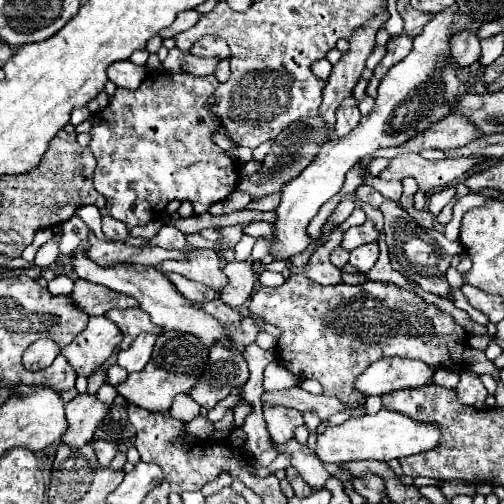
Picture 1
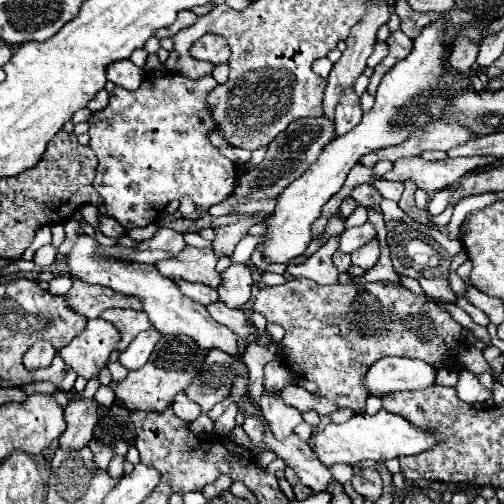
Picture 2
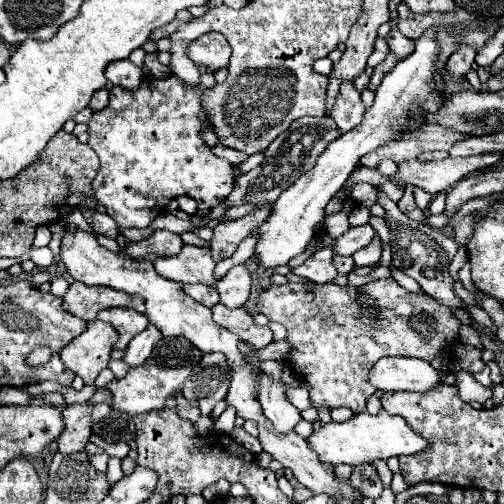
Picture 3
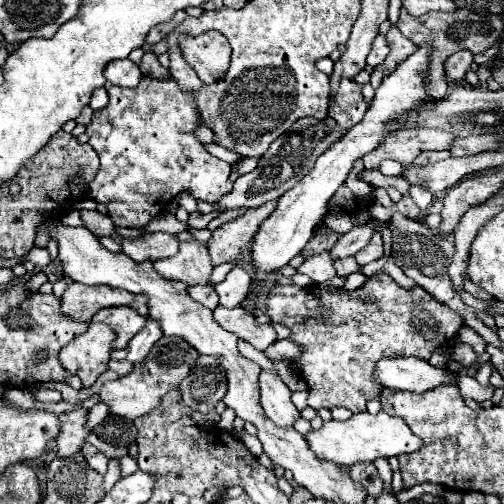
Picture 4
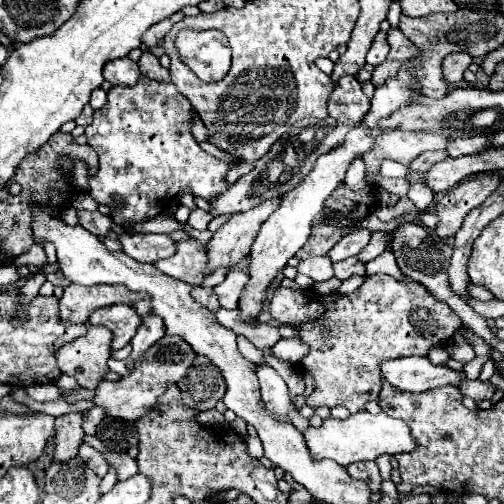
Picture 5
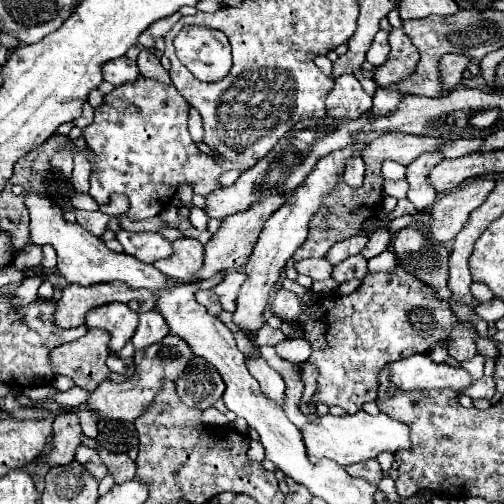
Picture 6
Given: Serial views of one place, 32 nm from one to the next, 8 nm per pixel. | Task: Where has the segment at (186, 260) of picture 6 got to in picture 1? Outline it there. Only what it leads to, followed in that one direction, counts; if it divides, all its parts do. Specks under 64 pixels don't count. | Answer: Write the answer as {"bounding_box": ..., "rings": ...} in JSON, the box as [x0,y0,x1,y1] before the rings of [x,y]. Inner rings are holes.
{"bounding_box":[160,250,226,292],"rings":[[[196,250],[188,260],[168,260],[168,264],[160,264],[160,272],[176,272],[180,276],[186,276],[188,280],[196,280],[206,284],[208,288],[214,288],[216,292],[226,286],[226,276],[220,270],[220,258],[214,250]]]}

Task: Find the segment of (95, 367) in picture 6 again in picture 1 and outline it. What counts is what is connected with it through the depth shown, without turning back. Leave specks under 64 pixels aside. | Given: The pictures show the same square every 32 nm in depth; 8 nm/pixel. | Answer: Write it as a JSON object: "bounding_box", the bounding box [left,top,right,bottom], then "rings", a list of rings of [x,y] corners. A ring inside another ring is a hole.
{"bounding_box":[60,316,122,376],"rings":[[[104,316],[90,318],[84,332],[80,332],[60,354],[68,360],[68,364],[80,376],[94,374],[114,352],[118,352],[118,344],[122,342],[120,328]]]}

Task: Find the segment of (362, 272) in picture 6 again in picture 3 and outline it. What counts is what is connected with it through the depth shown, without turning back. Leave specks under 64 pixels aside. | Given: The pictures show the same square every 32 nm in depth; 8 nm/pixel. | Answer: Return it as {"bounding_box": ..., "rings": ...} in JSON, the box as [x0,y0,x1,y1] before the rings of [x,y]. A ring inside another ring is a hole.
{"bounding_box":[334,256,356,274],"rings":[[[334,256],[334,266],[336,266],[338,274],[350,274],[356,268],[354,260],[348,256]]]}

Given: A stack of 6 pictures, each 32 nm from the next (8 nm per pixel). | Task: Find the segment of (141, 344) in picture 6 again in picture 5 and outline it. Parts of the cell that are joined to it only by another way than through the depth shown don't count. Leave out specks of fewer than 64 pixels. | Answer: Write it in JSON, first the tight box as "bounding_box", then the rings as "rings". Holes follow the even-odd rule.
{"bounding_box":[130,312,166,360],"rings":[[[152,312],[146,314],[146,316],[142,316],[140,328],[138,328],[136,336],[130,340],[130,344],[132,344],[132,348],[134,348],[132,354],[130,354],[130,358],[132,358],[132,360],[140,358],[140,356],[142,356],[154,342],[158,342],[164,334],[166,334],[166,332],[164,332],[164,322],[160,320],[160,316],[152,316]]]}

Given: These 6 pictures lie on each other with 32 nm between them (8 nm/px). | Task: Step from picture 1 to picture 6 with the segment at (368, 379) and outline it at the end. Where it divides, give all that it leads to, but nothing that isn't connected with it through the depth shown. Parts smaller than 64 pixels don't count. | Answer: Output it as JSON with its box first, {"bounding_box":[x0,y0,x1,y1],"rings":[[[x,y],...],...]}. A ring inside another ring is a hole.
{"bounding_box":[392,356,472,392],"rings":[[[410,356],[392,362],[392,382],[402,390],[414,388],[434,388],[434,390],[454,390],[464,392],[472,384],[470,374],[464,368],[452,368],[448,364],[436,364],[426,356]]]}

